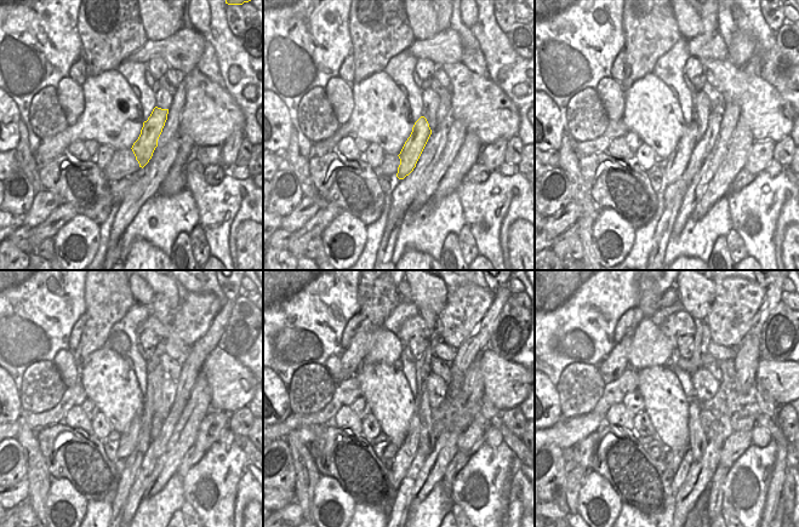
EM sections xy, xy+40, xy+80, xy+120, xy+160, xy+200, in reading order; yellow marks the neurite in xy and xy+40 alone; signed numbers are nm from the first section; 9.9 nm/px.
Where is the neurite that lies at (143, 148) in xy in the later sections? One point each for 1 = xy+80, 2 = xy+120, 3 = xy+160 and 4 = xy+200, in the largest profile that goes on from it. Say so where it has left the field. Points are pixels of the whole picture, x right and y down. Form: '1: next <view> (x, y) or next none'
1: next xy+80 (674, 165)
2: next xy+120 (121, 448)
3: next xy+160 (386, 451)
4: next xy+200 (654, 450)

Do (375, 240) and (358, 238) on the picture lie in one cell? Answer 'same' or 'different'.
different

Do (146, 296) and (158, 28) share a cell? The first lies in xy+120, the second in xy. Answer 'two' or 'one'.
one

